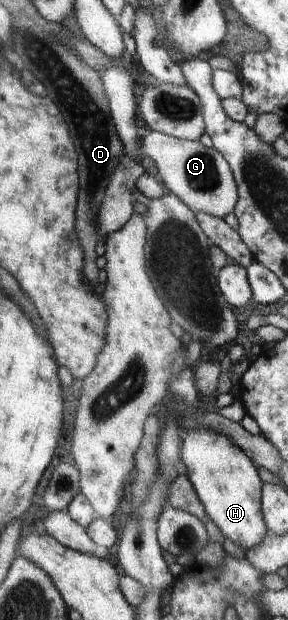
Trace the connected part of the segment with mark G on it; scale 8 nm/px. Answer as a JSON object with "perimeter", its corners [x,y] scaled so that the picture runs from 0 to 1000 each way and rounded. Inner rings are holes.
{"perimeter":[[[510,208],[497,219],[497,250],[521,252],[542,261],[569,298],[681,347],[684,342],[712,342],[778,352],[781,345],[802,344],[823,327],[819,295],[792,260],[740,237],[719,239],[694,227],[656,227],[604,223],[597,218],[556,211]]]}

